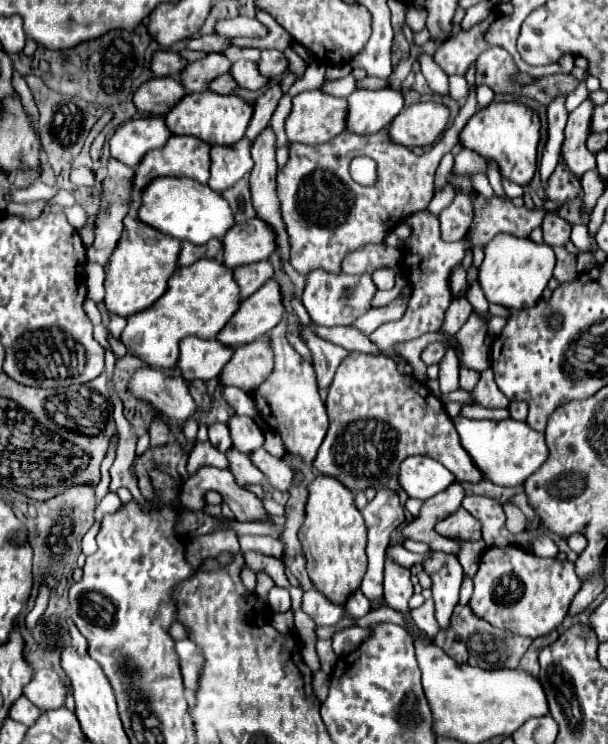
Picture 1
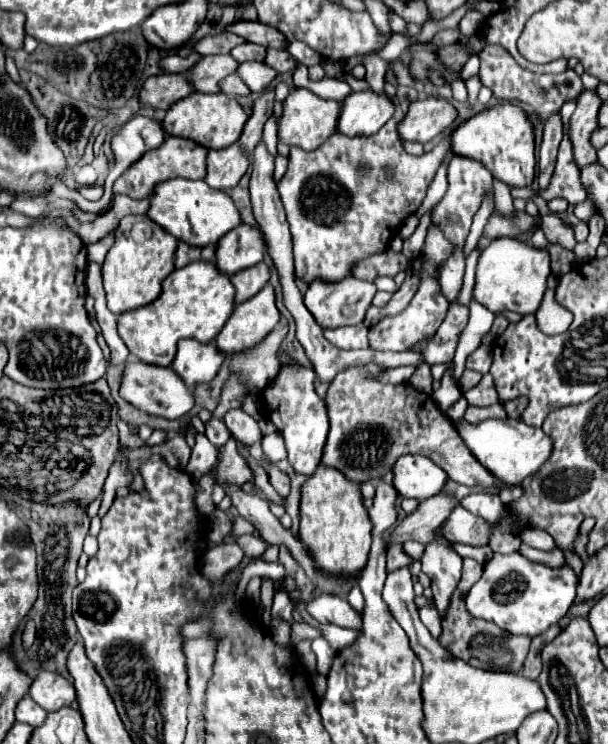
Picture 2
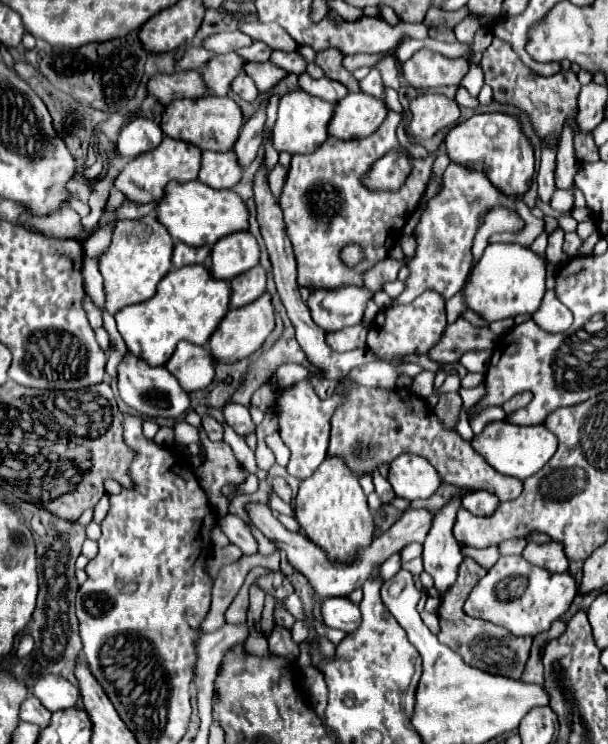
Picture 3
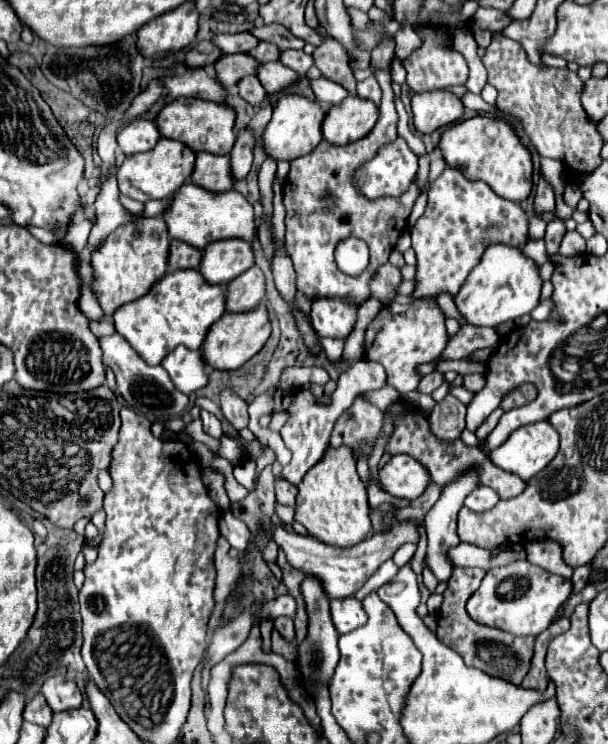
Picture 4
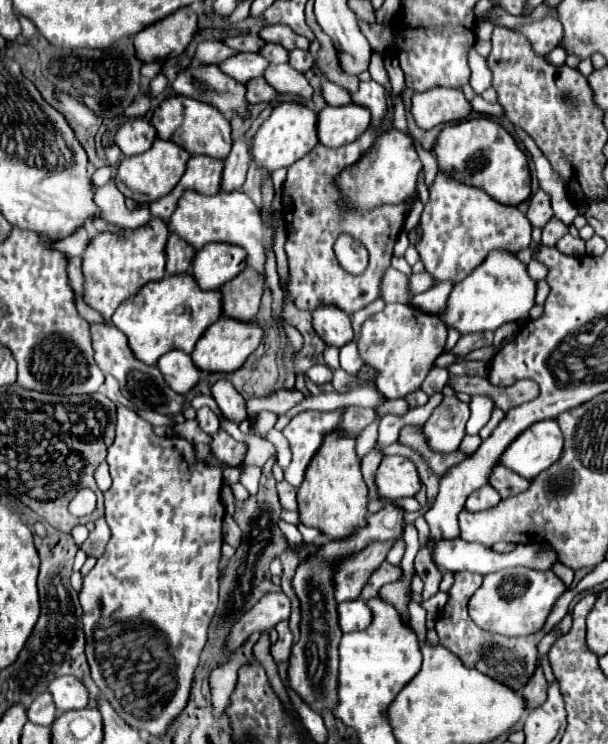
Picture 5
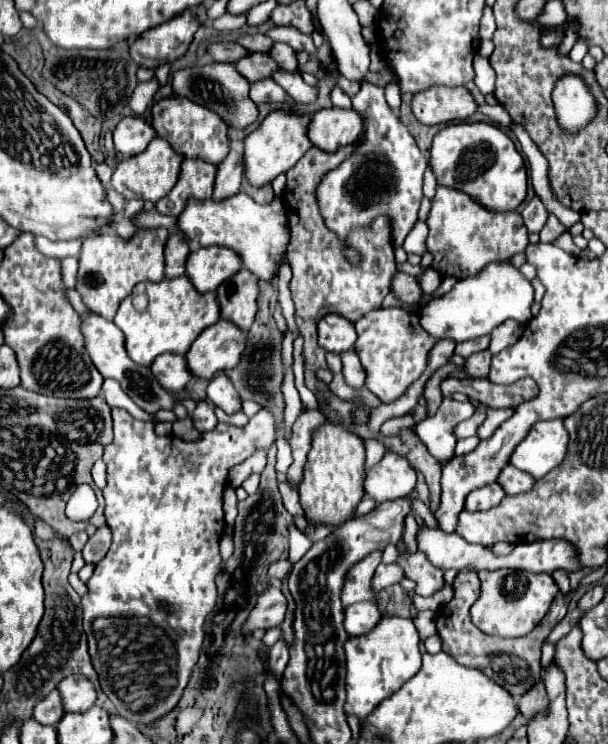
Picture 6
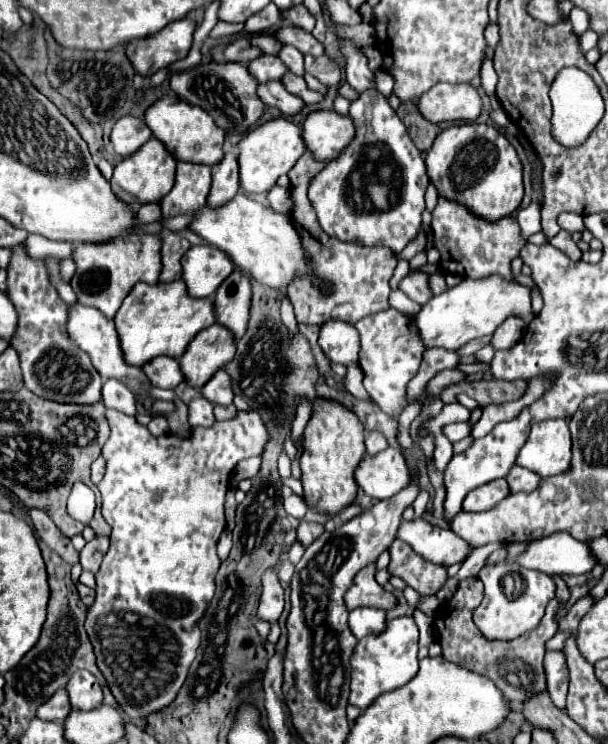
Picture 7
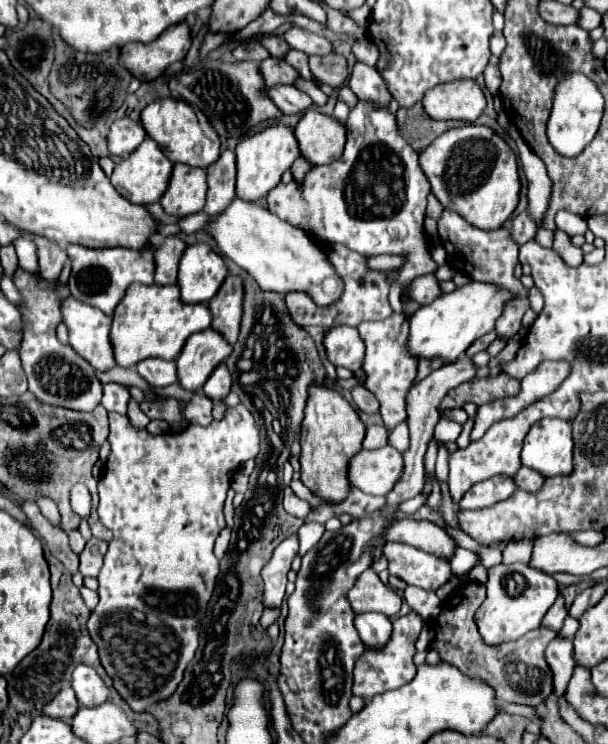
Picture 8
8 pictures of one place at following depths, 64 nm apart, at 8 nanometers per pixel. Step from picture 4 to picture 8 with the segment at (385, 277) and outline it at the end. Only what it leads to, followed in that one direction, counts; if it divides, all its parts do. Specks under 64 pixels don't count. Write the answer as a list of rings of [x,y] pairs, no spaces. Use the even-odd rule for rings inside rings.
[[[424,274],[416,278],[416,282],[412,282],[412,300],[416,300],[418,304],[422,306],[430,304],[438,296],[440,296],[440,288],[434,274]]]

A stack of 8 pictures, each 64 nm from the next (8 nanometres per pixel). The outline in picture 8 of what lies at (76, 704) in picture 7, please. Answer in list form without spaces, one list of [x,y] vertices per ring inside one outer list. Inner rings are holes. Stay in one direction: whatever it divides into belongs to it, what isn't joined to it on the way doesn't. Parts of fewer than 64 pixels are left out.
[[[76,666],[72,674],[72,688],[82,708],[96,708],[108,700],[108,688],[92,666]]]

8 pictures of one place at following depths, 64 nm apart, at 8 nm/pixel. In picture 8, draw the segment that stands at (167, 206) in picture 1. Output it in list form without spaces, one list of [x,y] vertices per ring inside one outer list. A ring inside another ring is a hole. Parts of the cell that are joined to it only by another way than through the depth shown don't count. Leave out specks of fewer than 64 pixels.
[[[234,198],[222,214],[210,218],[208,228],[204,230],[216,240],[220,252],[246,270],[264,290],[282,294],[304,290],[320,306],[336,302],[342,294],[342,280],[324,258],[324,252],[300,228],[276,218],[276,214],[254,202]]]

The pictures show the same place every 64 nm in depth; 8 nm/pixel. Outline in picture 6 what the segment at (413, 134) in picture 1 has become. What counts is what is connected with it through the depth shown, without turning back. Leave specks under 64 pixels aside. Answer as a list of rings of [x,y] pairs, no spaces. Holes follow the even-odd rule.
[[[432,86],[430,90],[414,94],[412,98],[412,112],[418,122],[424,122],[426,126],[452,120],[466,120],[476,112],[476,108],[478,104],[464,86]]]

